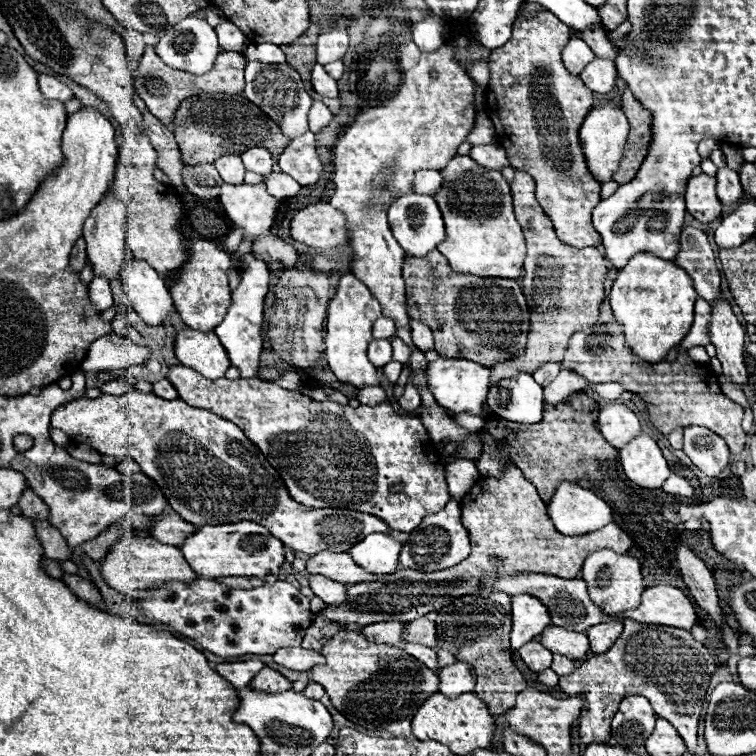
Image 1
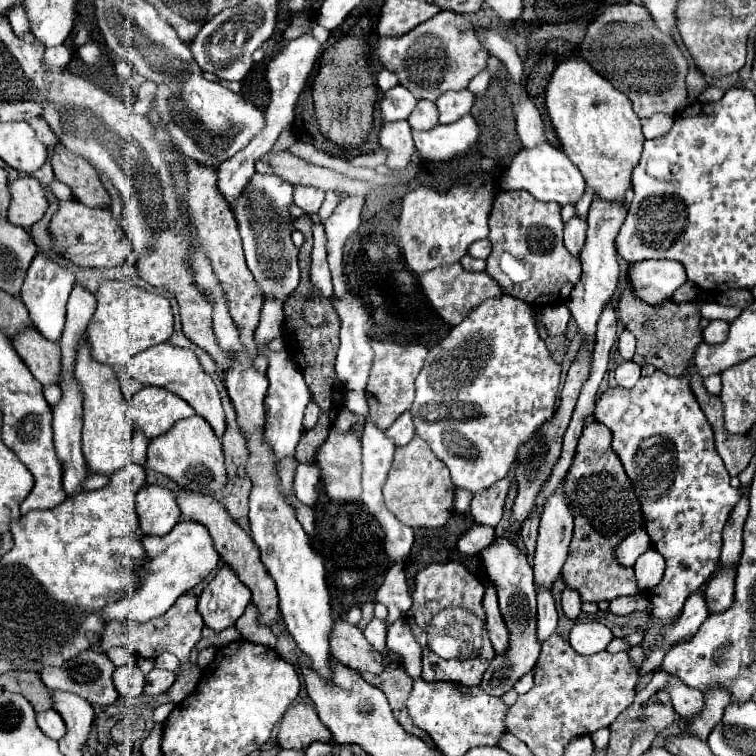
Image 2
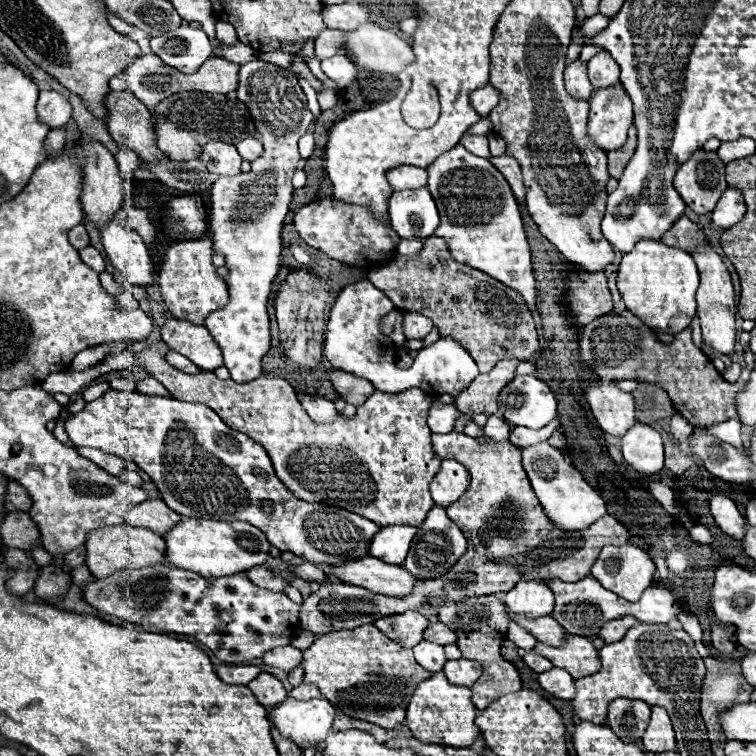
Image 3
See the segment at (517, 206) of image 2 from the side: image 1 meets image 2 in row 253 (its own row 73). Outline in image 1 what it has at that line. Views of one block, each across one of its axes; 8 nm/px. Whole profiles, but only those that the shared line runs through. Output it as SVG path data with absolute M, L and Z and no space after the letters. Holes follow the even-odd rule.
M540 10L530 18L518 16L512 26L512 38L504 46L492 50L488 58L490 84L486 90L486 112L496 126L496 136L500 138L508 154L508 162L518 170L526 170L534 178L536 200L546 212L546 216L552 220L556 236L564 244L582 250L598 248L602 244L602 238L590 224L590 212L594 210L594 204L598 204L598 200L602 198L600 182L588 170L578 138L578 130L594 104L592 90L588 90L582 80L578 76L572 76L562 64L562 48L570 40L570 36L572 30L548 10Z

